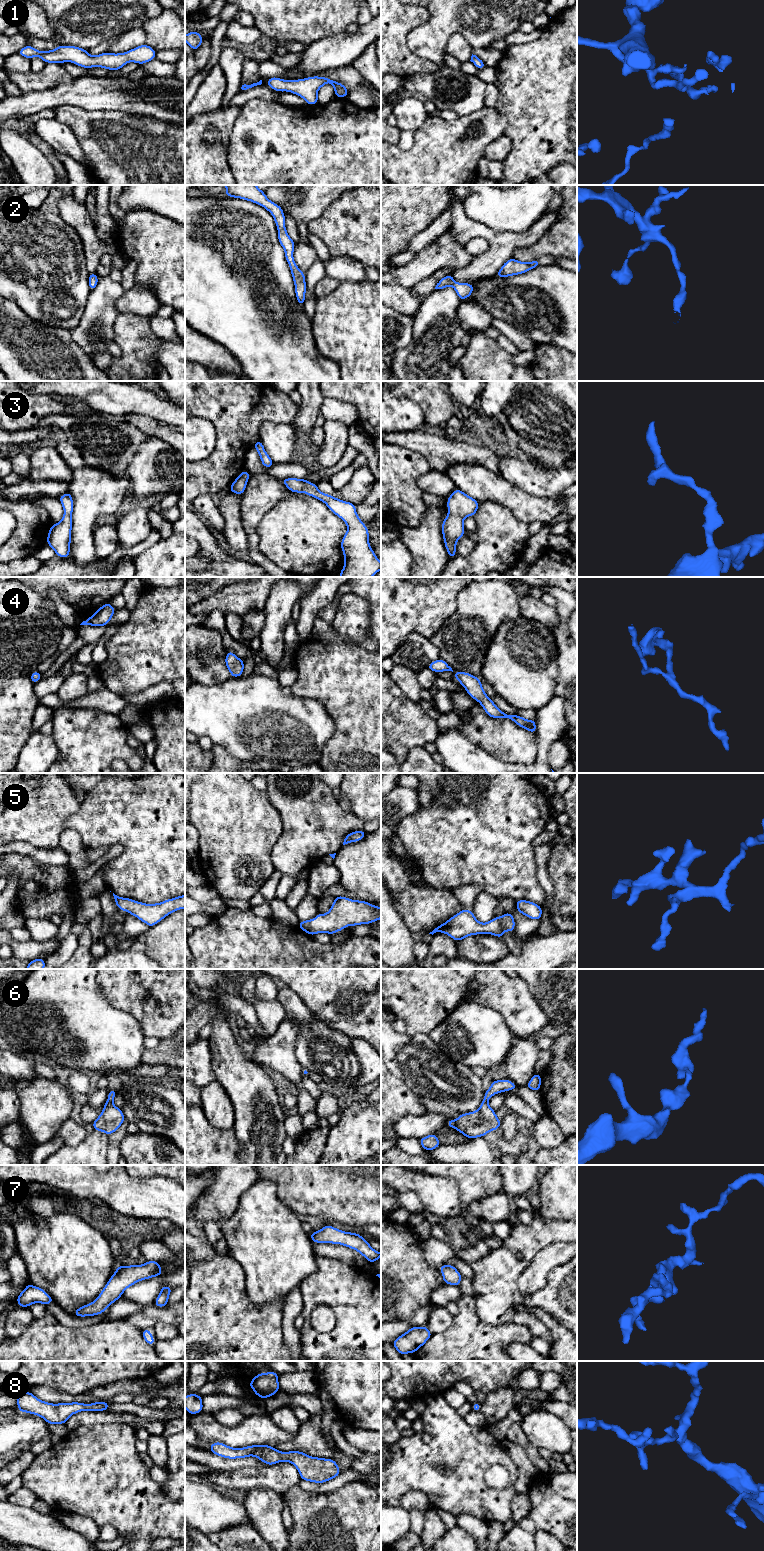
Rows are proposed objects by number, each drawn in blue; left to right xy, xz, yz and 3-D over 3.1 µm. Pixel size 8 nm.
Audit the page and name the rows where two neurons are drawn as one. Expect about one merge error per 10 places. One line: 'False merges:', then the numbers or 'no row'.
False merges: no row

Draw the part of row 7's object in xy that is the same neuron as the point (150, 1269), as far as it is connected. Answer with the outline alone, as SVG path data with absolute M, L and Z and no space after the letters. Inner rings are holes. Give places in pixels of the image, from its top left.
M147 1261L142 1265L120 1265L108 1280L96 1300L75 1310L74 1316L86 1317L102 1314L112 1303L121 1298L123 1292L141 1280L164 1273L157 1261Z

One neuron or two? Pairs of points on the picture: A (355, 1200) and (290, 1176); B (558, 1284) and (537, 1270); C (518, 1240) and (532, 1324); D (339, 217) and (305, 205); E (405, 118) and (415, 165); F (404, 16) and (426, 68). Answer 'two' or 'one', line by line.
A: one
B: two
C: one
D: two
E: two
F: one

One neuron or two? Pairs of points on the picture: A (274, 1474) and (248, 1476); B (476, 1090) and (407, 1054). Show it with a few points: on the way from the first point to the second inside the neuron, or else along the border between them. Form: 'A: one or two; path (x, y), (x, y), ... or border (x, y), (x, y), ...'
A: one; path (268, 1476), (254, 1476)
B: one; path (459, 1087), (436, 1077), (424, 1067)

